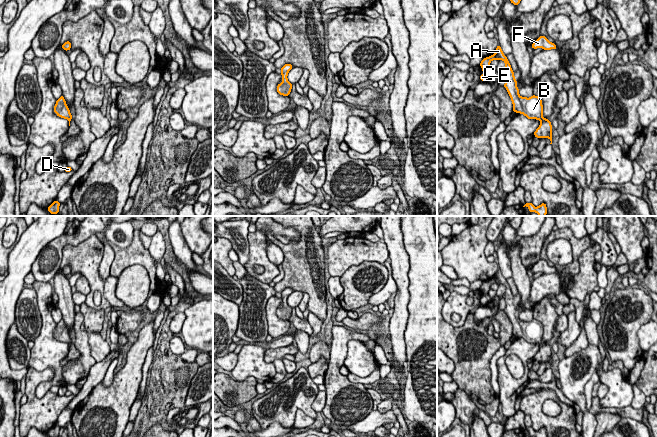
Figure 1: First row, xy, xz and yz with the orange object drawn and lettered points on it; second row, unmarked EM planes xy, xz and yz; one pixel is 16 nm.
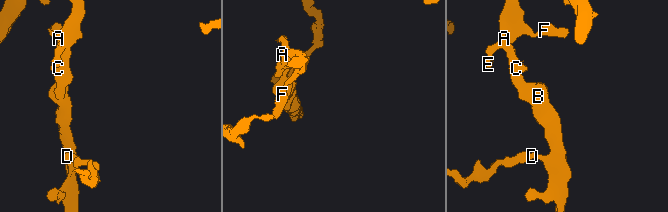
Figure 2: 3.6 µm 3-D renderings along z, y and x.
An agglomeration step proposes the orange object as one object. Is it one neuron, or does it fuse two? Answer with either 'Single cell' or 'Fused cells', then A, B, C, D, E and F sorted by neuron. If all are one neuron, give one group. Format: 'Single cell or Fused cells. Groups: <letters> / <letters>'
Single cell. Groups: A B C D E F

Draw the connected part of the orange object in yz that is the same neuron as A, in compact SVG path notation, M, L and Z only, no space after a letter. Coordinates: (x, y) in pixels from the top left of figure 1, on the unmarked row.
M497 269L495 277L487 282L483 282L480 287L482 291L482 297L488 294L490 286L492 284L503 284L505 286L505 303L506 312L513 328L513 335L525 339L528 343L539 344L540 350L534 356L534 360L537 362L549 362L552 368L552 350L548 343L545 343L542 339L543 329L542 324L538 320L531 320L530 322L521 321L519 319L519 313L517 312L517 305L515 304L514 296L507 281L502 276L500 269Z

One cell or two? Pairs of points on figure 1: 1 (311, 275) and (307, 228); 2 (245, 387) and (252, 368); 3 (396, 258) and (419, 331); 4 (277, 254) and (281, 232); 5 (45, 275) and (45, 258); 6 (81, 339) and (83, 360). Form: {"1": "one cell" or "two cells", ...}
{"1": "one cell", "2": "two cells", "3": "two cells", "4": "two cells", "5": "one cell", "6": "one cell"}

